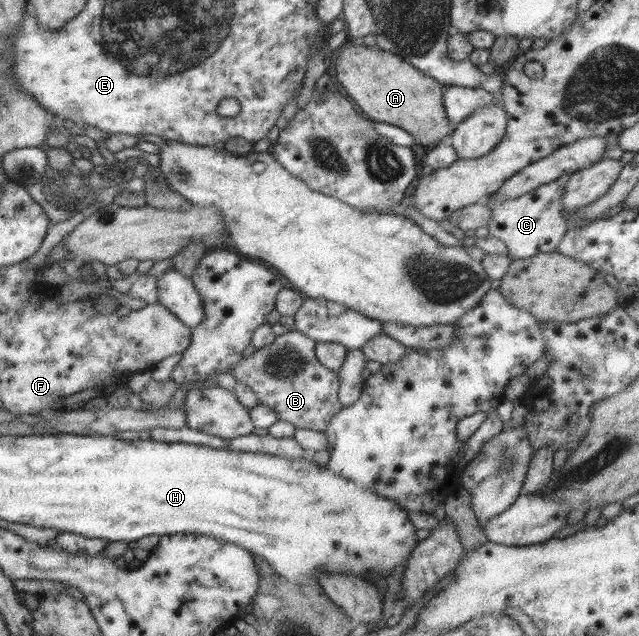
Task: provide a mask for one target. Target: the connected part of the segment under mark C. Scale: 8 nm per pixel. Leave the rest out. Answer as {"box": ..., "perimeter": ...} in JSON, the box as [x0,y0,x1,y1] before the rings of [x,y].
{"box":[482,173,570,260],"perimeter":[[[564,173],[558,179],[548,181],[548,184],[540,185],[516,199],[497,201],[494,192],[486,197],[487,200],[482,200],[486,208],[492,212],[492,221],[486,227],[488,234],[504,242],[506,255],[511,260],[532,257],[538,253],[556,252],[556,247],[564,237],[568,226],[561,213],[561,190],[568,178],[570,173]]]}

